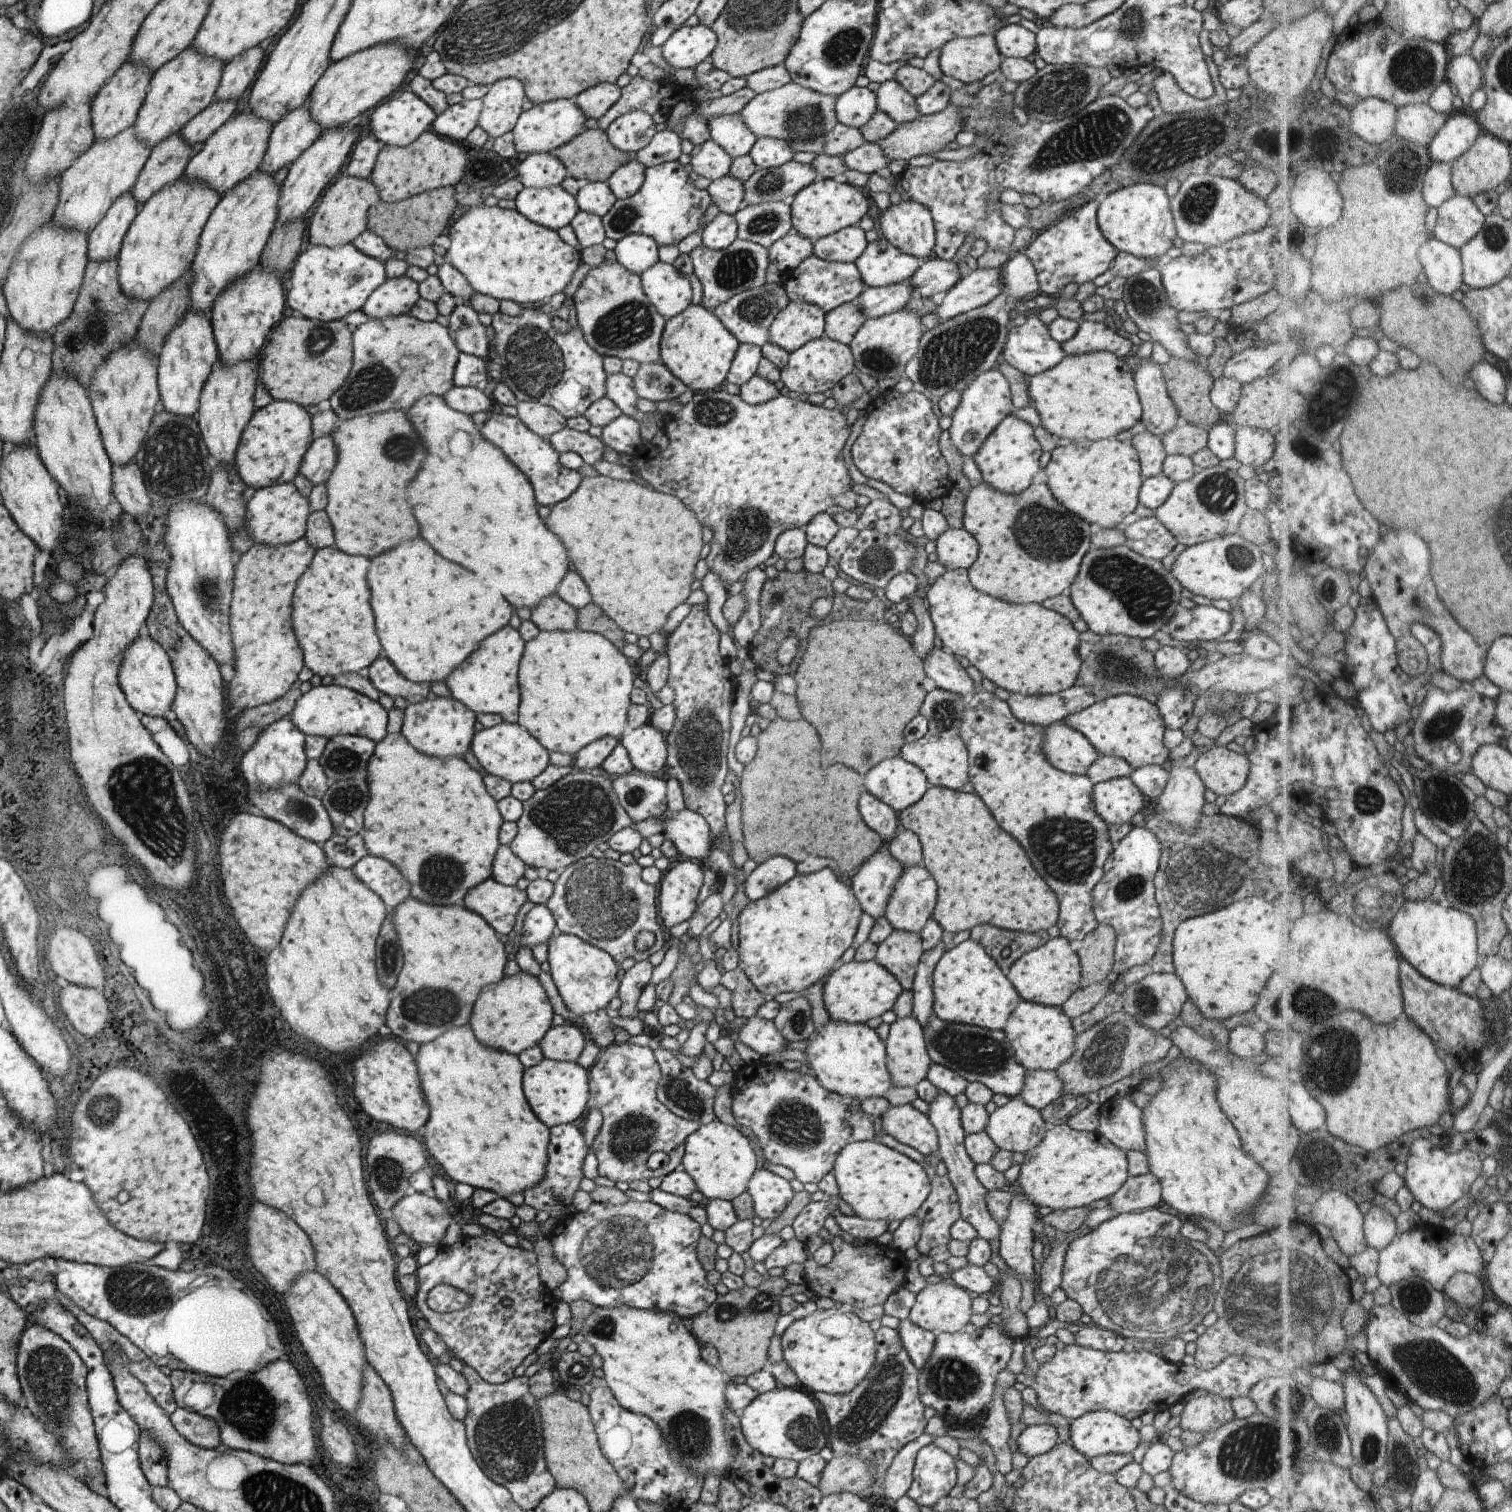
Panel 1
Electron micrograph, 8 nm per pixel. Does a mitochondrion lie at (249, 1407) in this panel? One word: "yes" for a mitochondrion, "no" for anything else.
yes

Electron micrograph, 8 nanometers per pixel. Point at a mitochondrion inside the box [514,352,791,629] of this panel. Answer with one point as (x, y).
(748, 529)

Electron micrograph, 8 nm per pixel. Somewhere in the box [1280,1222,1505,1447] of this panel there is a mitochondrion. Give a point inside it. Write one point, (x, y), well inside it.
(1431, 1368)

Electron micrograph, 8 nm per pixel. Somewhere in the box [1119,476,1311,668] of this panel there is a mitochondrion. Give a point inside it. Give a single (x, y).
(1238, 557)

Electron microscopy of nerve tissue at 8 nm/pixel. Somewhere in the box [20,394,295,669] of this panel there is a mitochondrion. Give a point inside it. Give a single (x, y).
(173, 457)

